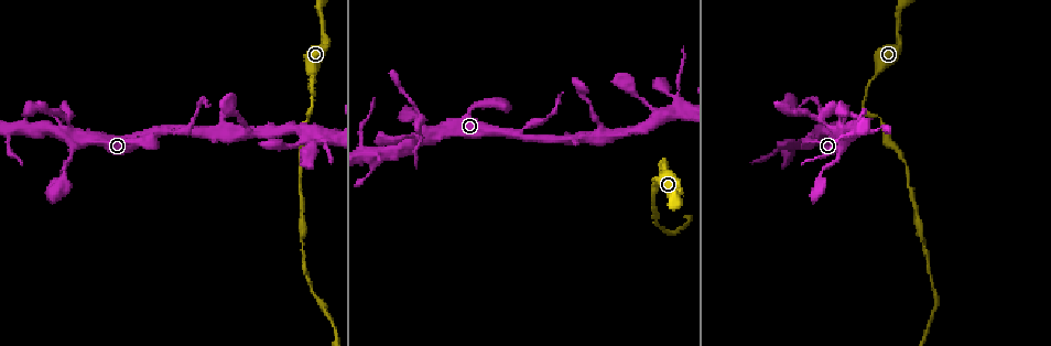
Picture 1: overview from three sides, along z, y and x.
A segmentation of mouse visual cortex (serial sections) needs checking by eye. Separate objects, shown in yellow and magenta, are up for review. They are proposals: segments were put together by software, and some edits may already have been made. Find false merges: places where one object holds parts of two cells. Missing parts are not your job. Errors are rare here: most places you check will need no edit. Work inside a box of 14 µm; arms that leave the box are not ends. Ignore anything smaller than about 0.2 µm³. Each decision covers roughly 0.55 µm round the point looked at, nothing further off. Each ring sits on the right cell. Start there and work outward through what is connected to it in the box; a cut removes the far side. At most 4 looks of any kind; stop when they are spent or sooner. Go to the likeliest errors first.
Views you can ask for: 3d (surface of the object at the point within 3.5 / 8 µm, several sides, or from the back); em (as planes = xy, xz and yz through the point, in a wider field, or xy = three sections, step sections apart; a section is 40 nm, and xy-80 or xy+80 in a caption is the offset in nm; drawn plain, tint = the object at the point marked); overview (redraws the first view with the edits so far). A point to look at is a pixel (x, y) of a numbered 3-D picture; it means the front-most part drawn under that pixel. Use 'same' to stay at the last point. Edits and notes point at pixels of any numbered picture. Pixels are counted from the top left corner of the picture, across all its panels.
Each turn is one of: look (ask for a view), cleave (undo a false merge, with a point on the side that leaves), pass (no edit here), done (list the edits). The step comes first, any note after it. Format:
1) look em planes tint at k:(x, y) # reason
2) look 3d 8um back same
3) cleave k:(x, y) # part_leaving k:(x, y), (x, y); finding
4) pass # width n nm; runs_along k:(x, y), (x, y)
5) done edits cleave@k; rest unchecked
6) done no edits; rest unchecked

look 3d 3.5um at 1:(308, 110) # abrupt turn

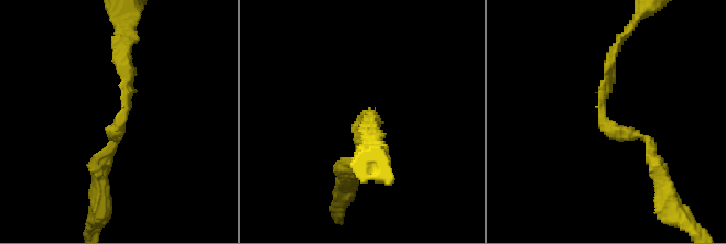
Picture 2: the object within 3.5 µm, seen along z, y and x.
pass # runs_along 2:(126, 50), (126, 108), (106, 158); all the same cell

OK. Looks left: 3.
look 3d 3.5um at 1:(69, 122) # sharp bend

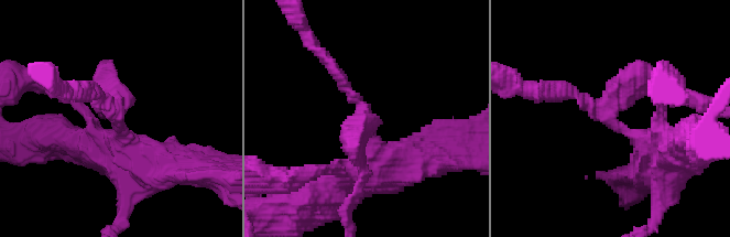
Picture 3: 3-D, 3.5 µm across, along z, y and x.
look em xy step 1 tint at 3:(119, 126) # now the EM

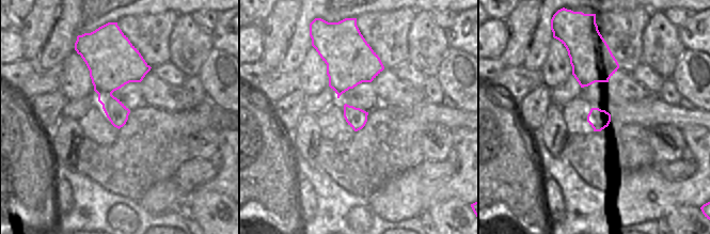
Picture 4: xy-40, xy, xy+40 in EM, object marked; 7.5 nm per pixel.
pass # runs_along 3:(140, 165), (119, 135), (112, 84); all the same cell

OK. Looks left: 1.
done no edits; rest unchecked

